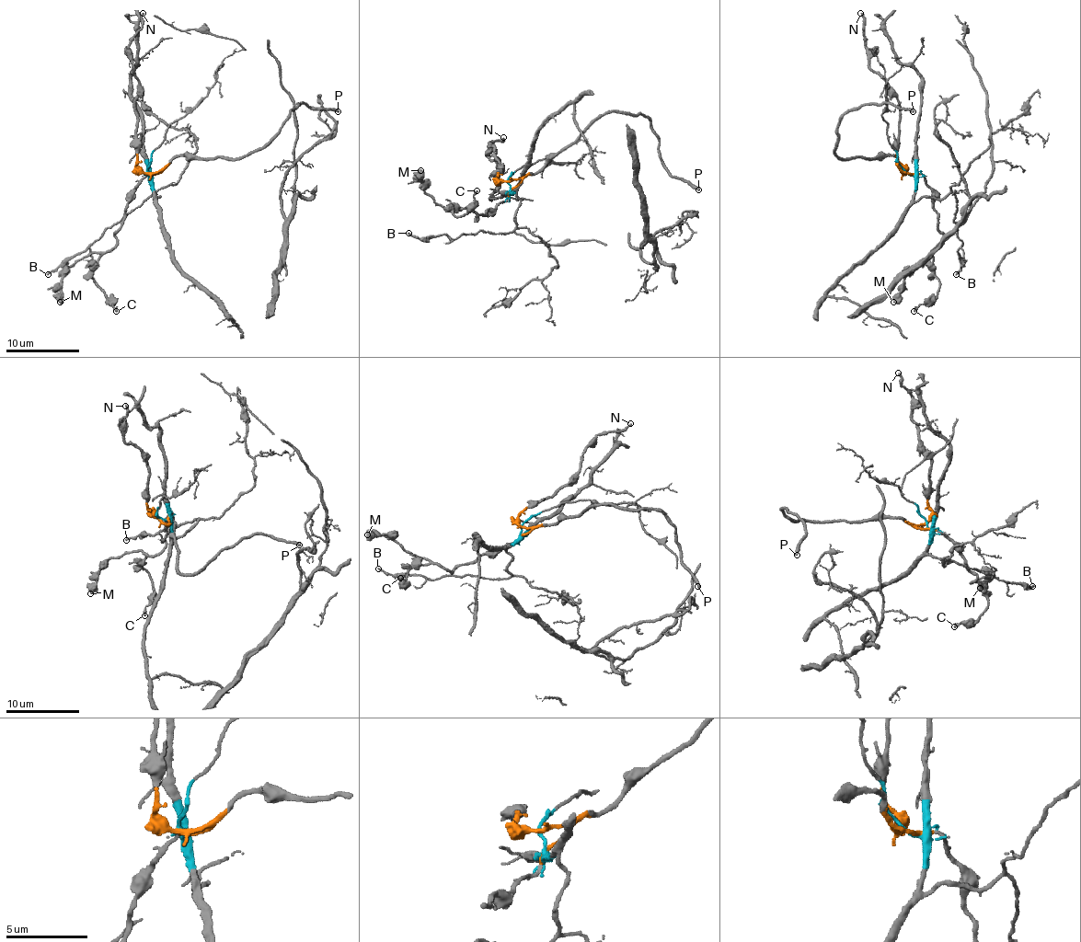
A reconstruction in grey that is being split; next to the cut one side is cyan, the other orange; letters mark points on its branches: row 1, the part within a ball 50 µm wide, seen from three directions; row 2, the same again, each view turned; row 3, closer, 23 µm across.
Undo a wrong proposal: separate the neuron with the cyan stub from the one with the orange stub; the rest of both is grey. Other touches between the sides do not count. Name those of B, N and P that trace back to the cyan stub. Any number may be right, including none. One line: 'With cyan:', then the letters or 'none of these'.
With cyan: B

